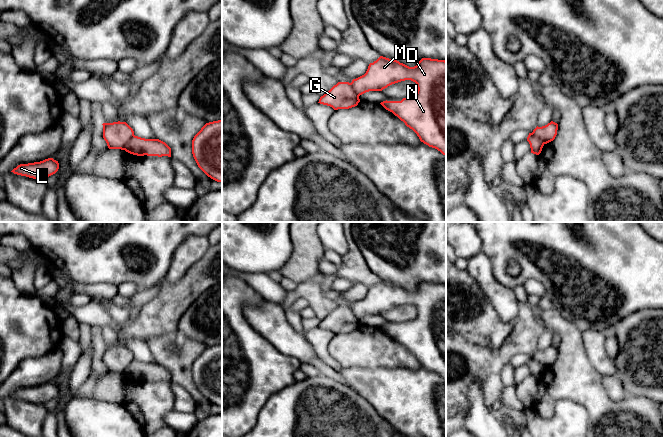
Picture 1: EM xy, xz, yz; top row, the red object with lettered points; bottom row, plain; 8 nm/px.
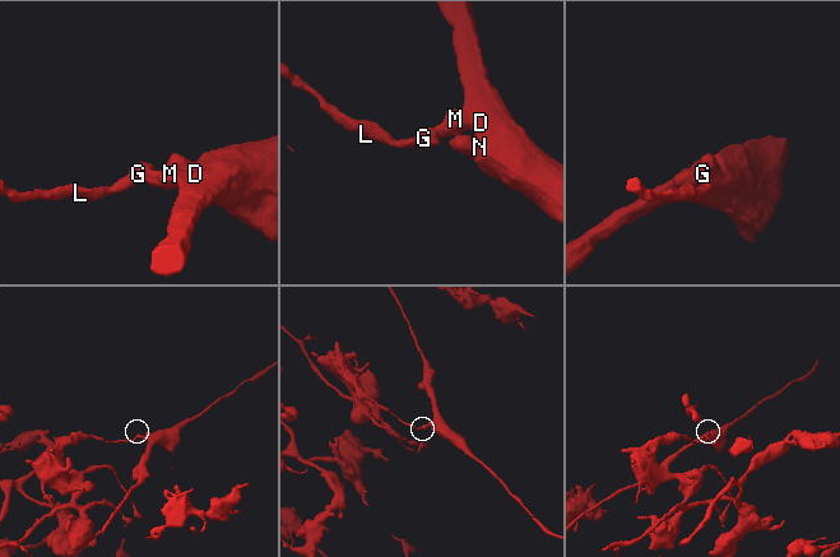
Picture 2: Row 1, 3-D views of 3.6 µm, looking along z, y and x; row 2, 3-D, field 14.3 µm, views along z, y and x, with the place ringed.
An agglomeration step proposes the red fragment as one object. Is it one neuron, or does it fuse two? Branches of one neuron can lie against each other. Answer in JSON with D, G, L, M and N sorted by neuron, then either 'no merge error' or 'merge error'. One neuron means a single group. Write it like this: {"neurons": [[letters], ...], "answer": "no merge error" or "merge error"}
{"neurons": [["D", "M", "N"], ["G", "L"]], "answer": "merge error"}

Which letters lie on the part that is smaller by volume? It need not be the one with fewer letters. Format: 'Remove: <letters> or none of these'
Remove: D, M, N

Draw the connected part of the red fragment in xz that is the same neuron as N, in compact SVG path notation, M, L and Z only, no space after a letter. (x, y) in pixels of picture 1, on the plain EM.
M380 280L369 288L364 299L353 303L351 309L360 320L369 315L382 315L405 304L417 308L415 319L380 328L412 353L421 366L446 380L445 284L422 282L416 290L409 291Z

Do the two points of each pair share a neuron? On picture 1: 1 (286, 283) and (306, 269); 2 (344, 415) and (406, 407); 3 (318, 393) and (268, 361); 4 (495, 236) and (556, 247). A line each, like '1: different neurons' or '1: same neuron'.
1: different neurons
2: different neurons
3: different neurons
4: same neuron

